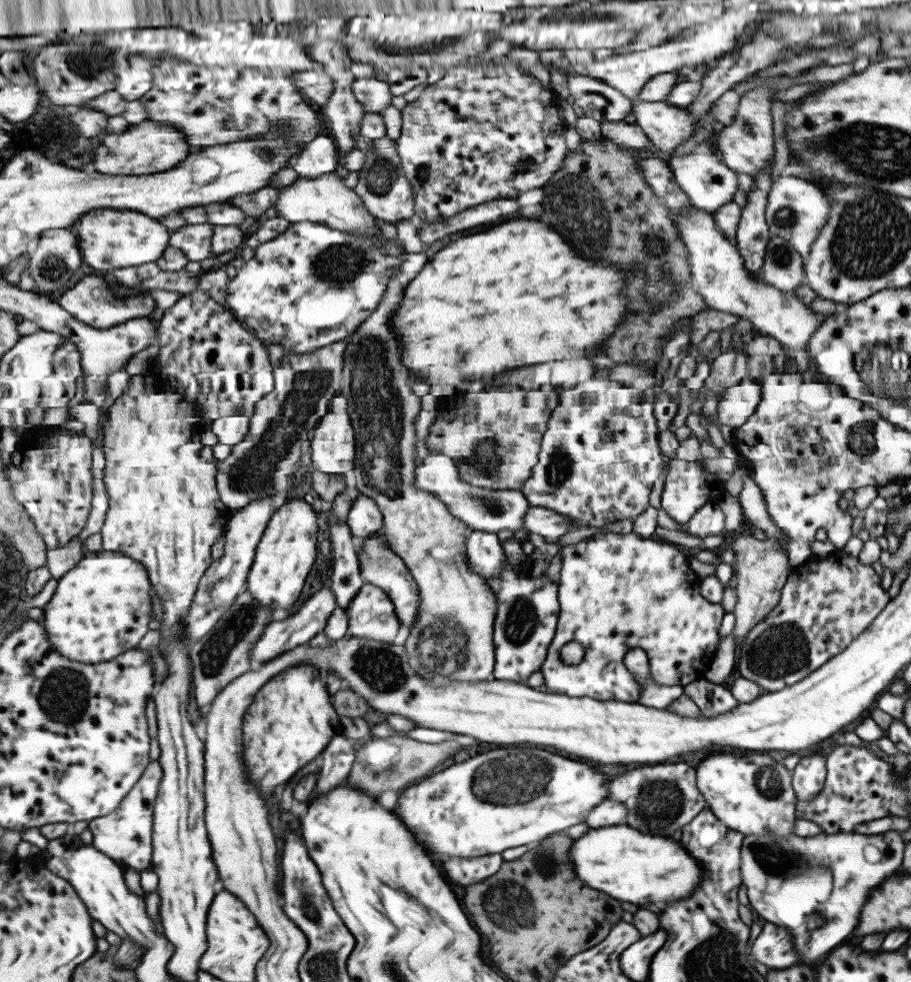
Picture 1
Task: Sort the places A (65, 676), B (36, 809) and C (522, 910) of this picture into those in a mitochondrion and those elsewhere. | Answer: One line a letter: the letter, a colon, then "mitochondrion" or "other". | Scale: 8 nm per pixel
A: mitochondrion
B: other
C: mitochondrion

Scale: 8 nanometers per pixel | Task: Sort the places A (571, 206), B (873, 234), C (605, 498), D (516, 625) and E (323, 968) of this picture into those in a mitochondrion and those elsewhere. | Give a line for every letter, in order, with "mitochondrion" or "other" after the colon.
A: mitochondrion
B: mitochondrion
C: other
D: mitochondrion
E: mitochondrion

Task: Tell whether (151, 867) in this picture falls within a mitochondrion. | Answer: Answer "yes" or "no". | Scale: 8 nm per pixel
no

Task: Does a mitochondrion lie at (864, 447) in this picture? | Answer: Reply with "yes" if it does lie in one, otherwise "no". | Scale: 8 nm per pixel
yes

